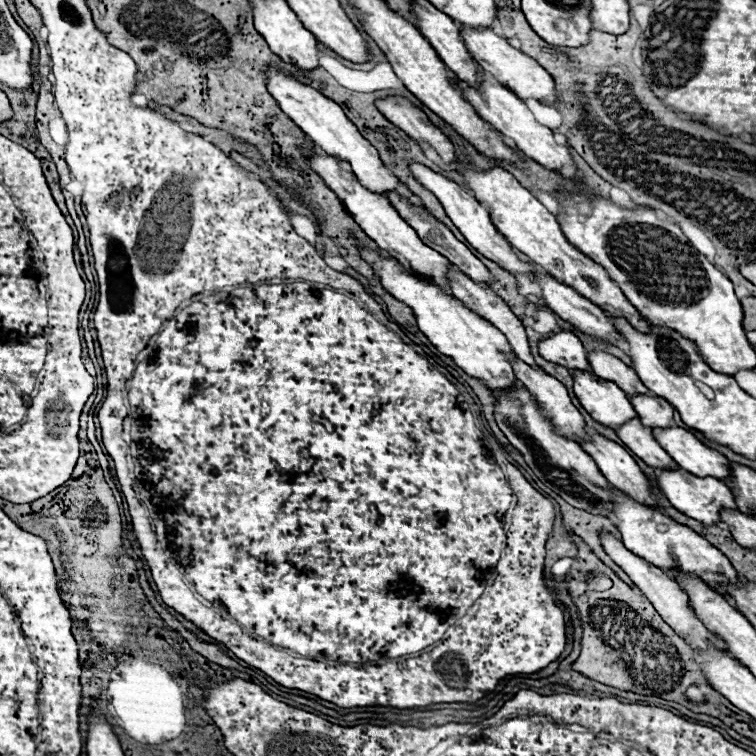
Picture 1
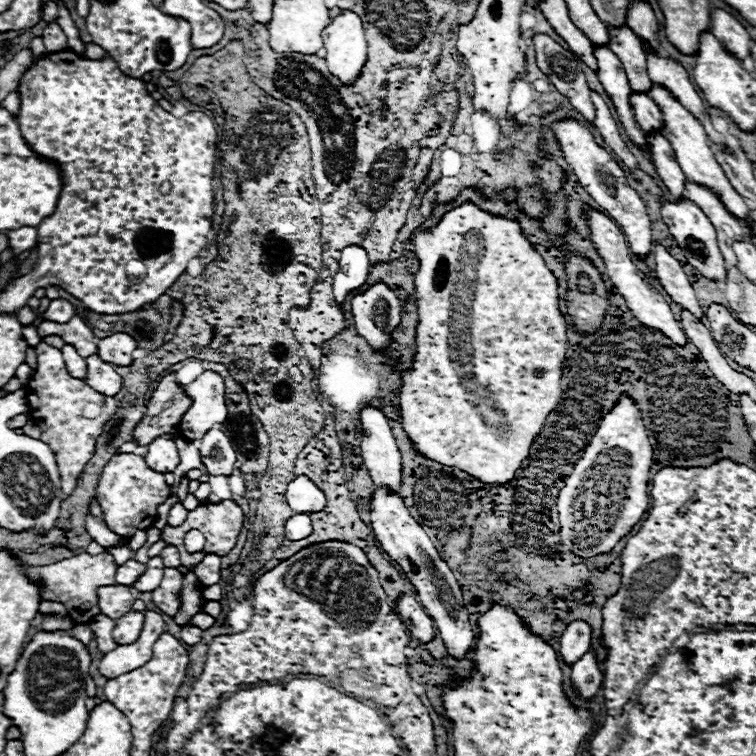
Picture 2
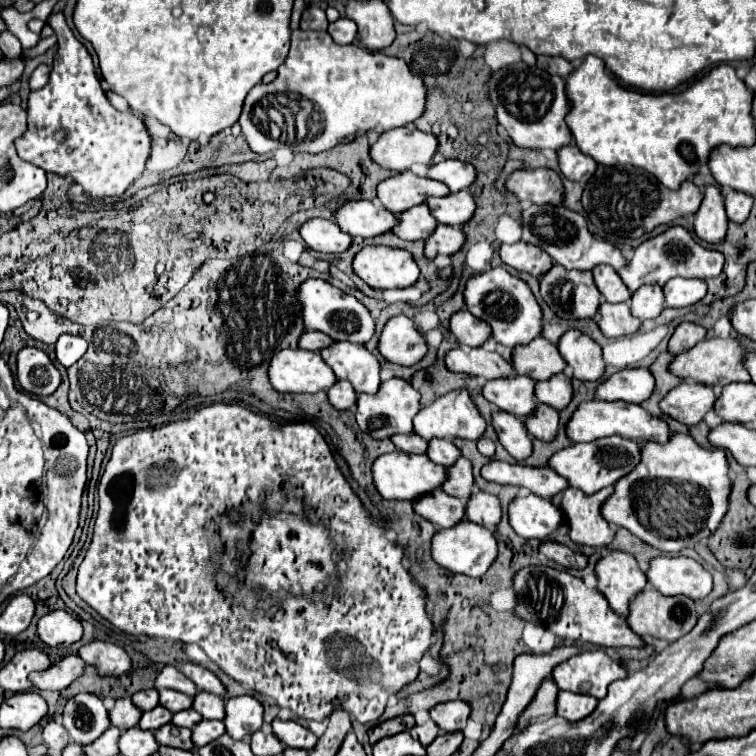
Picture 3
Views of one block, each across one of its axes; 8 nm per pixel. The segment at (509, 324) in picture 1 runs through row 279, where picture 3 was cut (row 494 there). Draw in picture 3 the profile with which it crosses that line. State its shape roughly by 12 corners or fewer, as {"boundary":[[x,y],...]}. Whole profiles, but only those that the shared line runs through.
{"boundary":[[460,456],[442,490],[468,500],[474,486],[472,464]]}

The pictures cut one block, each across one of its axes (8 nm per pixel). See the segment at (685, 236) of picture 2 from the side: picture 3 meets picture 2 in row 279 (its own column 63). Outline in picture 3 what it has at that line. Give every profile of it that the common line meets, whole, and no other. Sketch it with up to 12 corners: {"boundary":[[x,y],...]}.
{"boundary":[[76,694],[62,712],[78,744],[90,744],[110,726],[96,694]]}

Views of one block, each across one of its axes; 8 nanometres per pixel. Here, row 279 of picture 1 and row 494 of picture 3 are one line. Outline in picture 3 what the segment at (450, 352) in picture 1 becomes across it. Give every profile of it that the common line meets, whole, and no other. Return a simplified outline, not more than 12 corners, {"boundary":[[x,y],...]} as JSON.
{"boundary":[[382,454],[372,480],[384,500],[440,488],[446,468],[424,454]]}

